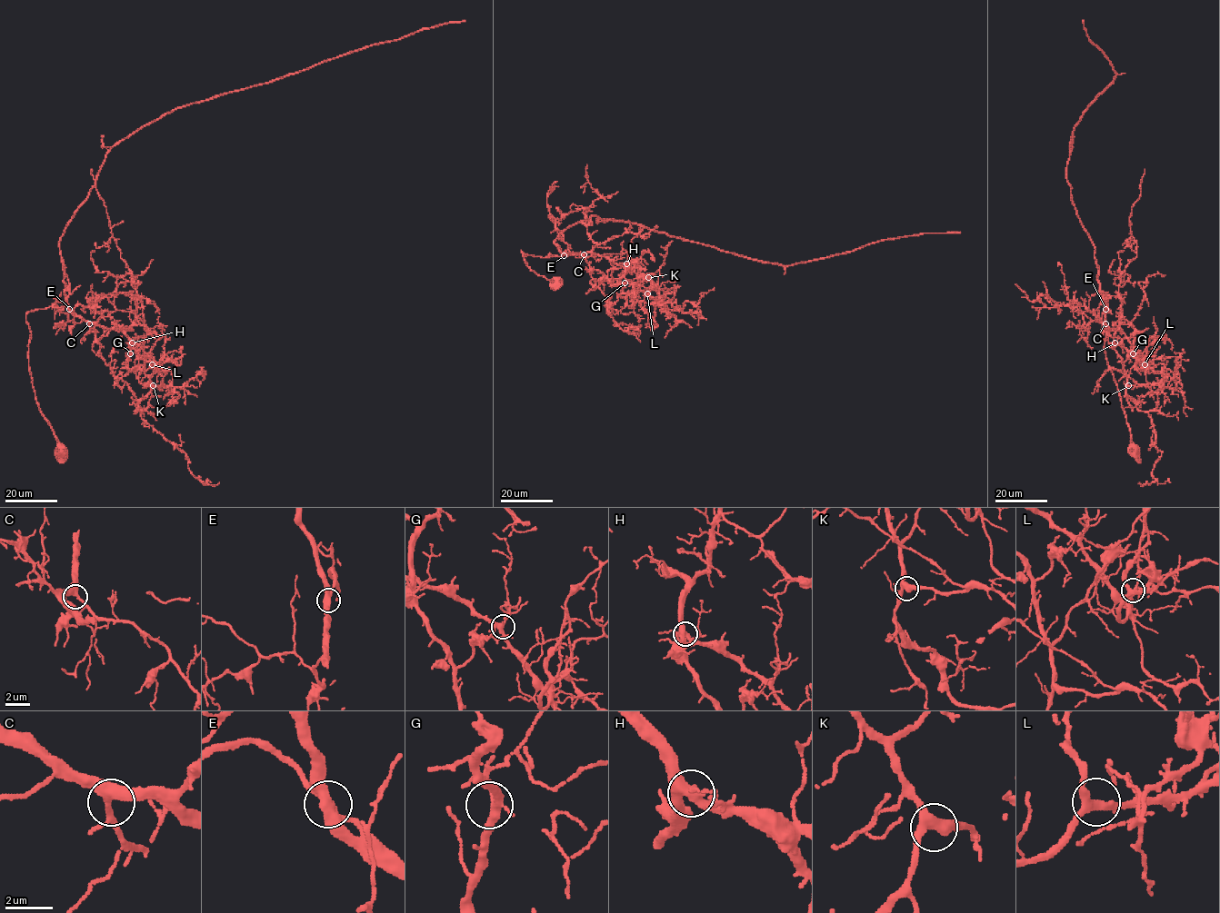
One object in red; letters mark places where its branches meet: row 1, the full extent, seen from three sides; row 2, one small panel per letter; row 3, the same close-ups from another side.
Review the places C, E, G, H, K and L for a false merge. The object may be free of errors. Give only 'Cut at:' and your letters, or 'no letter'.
Cut at: no letter

